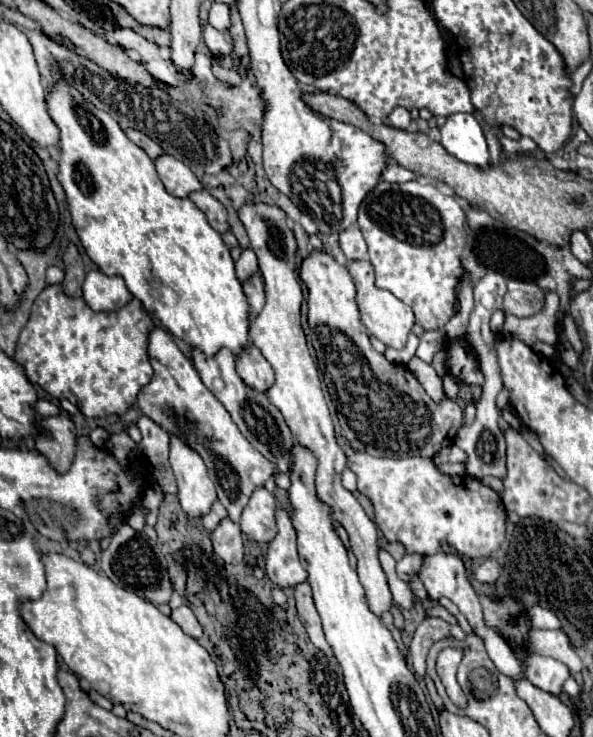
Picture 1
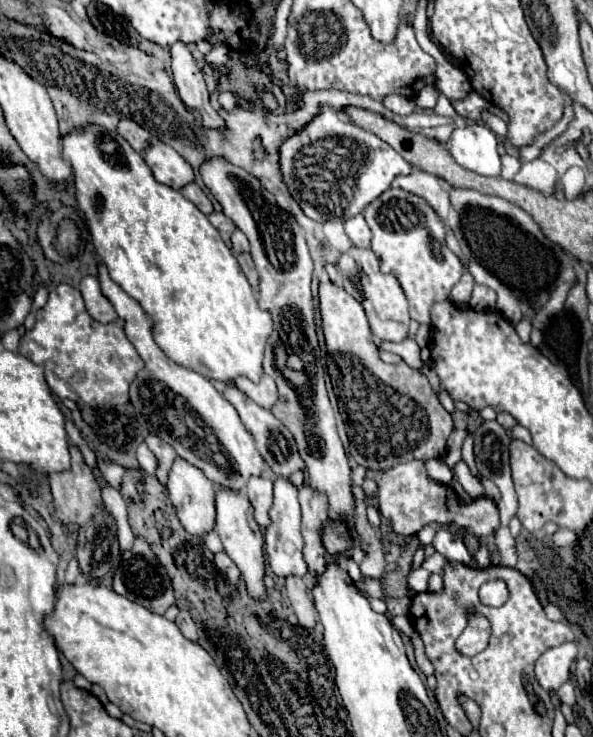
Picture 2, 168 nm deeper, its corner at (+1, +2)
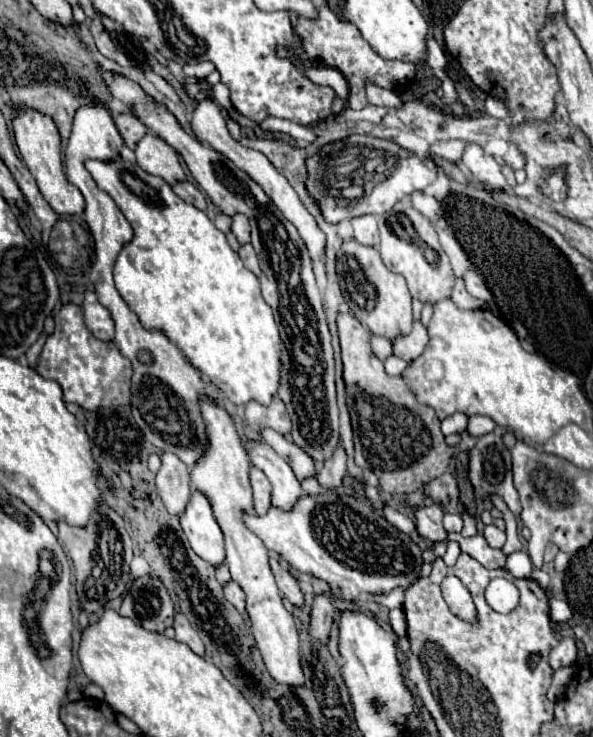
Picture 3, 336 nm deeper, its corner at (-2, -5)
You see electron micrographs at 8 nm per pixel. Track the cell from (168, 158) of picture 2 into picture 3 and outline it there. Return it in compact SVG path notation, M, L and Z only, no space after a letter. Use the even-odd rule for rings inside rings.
M146 133L138 143L136 143L136 163L150 175L162 177L166 183L174 185L178 181L184 181L184 169L178 161L178 153L160 137Z

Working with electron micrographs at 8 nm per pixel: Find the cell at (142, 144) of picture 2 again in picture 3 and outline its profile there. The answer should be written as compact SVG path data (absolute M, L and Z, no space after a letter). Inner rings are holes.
M122 113L116 117L116 127L126 143L126 147L134 149L136 143L146 135L146 125L132 113Z

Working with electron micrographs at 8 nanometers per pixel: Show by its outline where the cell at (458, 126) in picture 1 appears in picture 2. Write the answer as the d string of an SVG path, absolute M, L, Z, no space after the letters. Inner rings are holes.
M473 122L473 124L467 124L465 128L455 128L449 138L449 152L457 160L459 166L473 170L477 174L499 176L501 172L501 158L497 154L497 138L485 124Z

